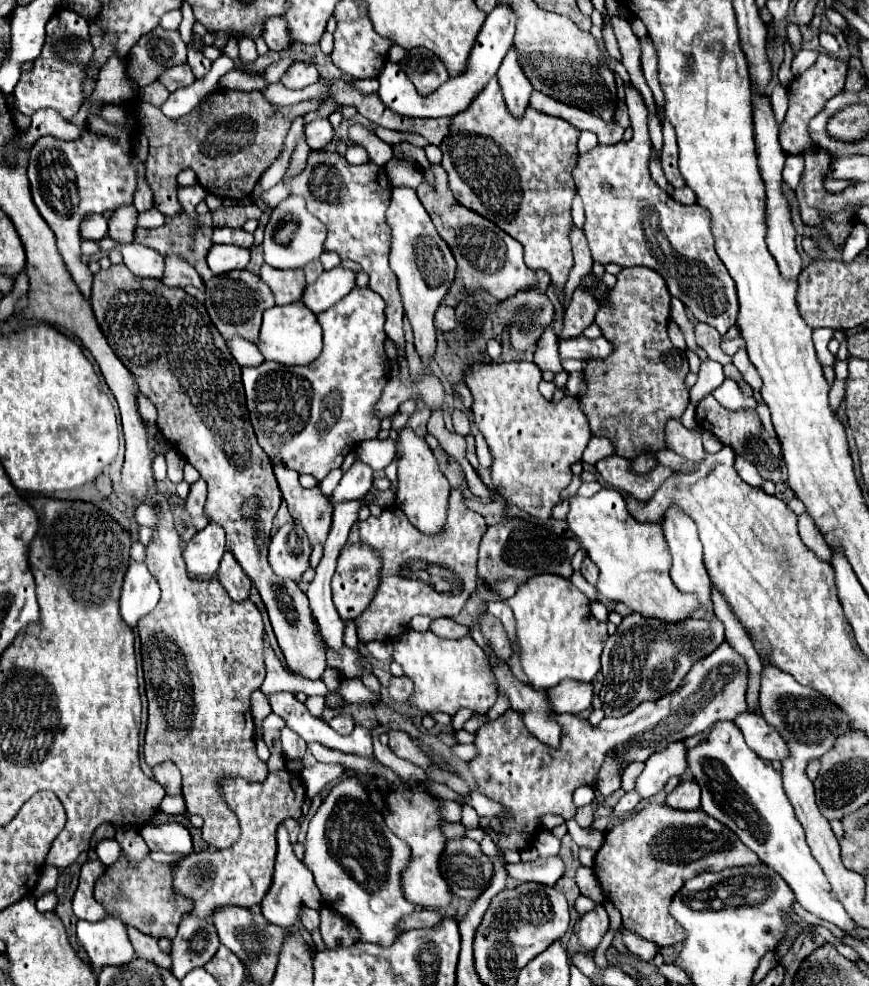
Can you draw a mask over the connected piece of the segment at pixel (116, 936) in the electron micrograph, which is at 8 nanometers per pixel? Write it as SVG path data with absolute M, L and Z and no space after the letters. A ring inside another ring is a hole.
M107 916L101 922L79 920L77 938L89 954L93 970L101 970L103 966L123 966L135 958L125 924L119 918Z

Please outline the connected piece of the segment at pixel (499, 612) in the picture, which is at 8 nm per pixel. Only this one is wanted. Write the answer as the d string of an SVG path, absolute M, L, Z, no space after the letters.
M497 600L497 602L491 602L489 604L489 614L497 616L503 622L503 626L509 632L511 646L513 646L513 652L515 652L515 618L513 618L513 610L503 600Z

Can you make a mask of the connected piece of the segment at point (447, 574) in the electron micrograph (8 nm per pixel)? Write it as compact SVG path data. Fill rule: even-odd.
M451 490L445 530L439 534L429 536L411 526L399 506L387 506L379 518L369 516L367 522L359 522L361 544L371 546L383 564L375 598L365 612L355 618L359 640L393 640L409 628L411 618L417 614L429 618L455 618L463 610L465 600L475 592L477 548L485 530L487 524L483 516L463 506L459 490Z

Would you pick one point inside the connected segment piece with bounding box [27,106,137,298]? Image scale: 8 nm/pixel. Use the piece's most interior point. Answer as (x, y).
(69, 180)

